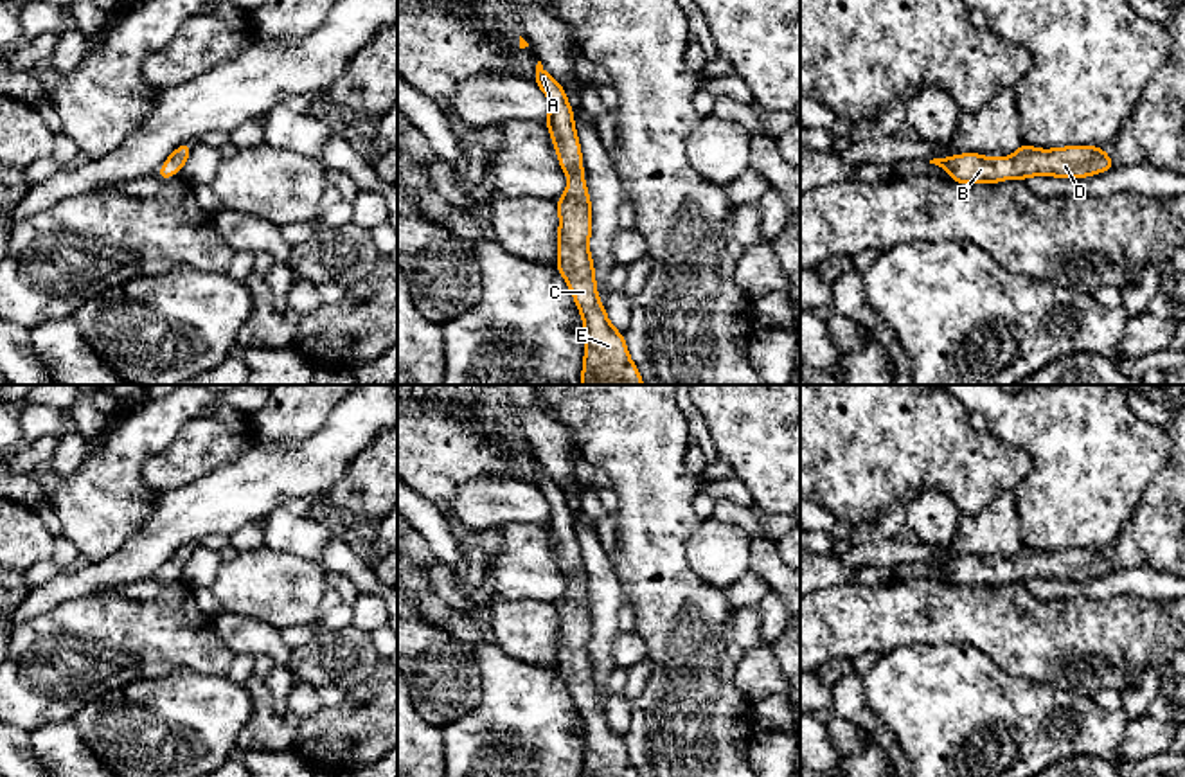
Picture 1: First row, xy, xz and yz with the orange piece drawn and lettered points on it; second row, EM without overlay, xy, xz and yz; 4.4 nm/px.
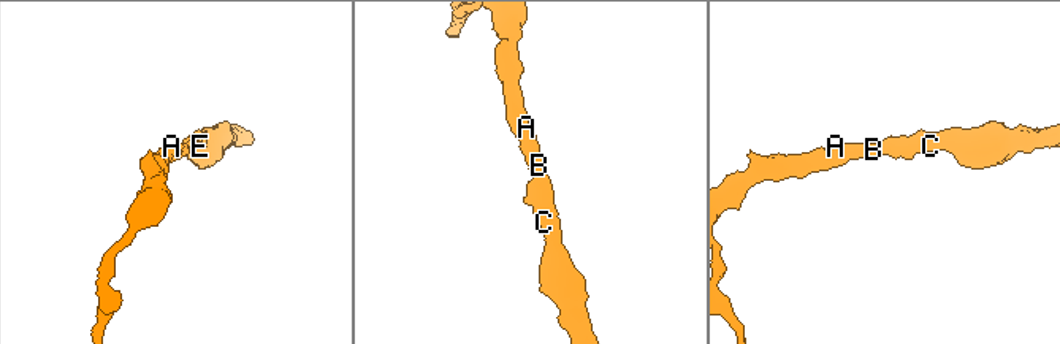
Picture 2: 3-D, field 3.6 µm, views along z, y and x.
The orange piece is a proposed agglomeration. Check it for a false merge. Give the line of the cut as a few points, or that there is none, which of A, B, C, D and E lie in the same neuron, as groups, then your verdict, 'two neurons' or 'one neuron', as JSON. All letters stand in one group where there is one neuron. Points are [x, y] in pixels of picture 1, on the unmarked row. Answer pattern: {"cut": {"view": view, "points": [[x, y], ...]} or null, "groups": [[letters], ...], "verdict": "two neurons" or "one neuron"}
{"cut": null, "groups": [["A", "B", "C", "D", "E"]], "verdict": "one neuron"}

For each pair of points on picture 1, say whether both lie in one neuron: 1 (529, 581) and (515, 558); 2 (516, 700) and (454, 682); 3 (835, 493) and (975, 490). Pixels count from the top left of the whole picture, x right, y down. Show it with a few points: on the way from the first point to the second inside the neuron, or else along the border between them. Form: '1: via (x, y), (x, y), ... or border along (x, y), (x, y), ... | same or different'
1: via (529, 576), (520, 563) | same
2: border along (473, 648), (481, 702), (454, 722) | different
3: via (869, 479), (885, 479), (890, 473), (941, 475) | same

